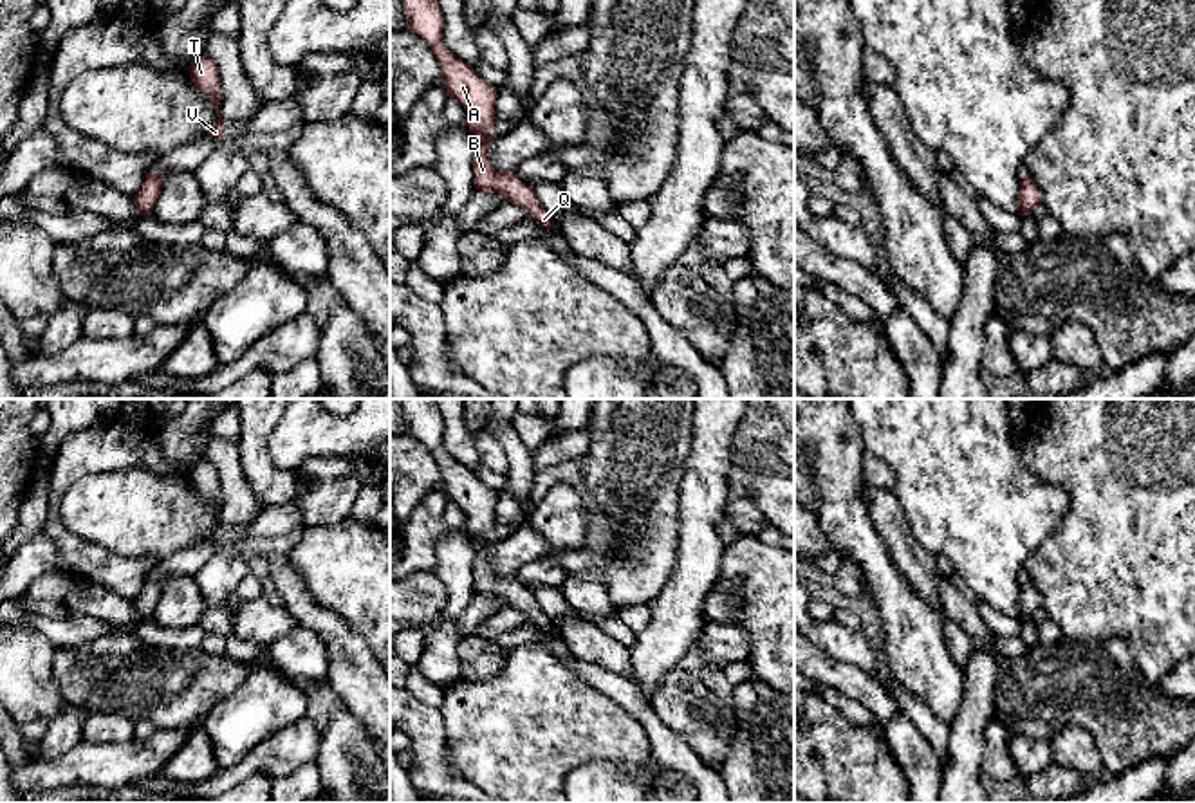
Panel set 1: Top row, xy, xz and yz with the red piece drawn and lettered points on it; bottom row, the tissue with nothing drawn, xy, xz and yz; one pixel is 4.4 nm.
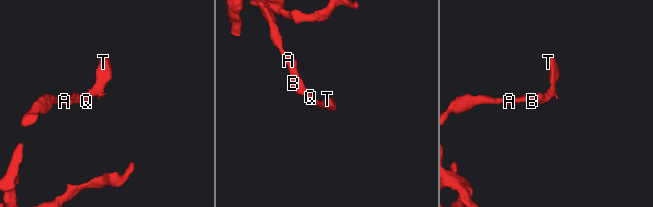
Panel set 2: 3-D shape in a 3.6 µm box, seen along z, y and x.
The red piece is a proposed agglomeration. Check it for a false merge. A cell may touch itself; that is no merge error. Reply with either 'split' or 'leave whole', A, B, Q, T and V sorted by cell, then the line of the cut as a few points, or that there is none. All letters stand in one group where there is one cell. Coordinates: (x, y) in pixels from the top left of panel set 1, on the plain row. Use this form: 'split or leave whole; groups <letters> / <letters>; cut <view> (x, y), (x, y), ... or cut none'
leave whole; groups A B Q T V; cut none

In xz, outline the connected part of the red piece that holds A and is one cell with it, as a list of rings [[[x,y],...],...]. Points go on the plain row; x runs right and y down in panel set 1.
[[[401,399],[410,435],[421,440],[433,455],[446,496],[466,514],[466,531],[475,547],[473,581],[475,594],[498,597],[505,606],[523,612],[538,630],[551,635],[554,624],[540,608],[534,594],[522,586],[514,576],[496,576],[489,567],[489,550],[496,543],[489,534],[495,529],[496,493],[478,482],[475,473],[457,462],[442,444],[444,420],[435,399]]]

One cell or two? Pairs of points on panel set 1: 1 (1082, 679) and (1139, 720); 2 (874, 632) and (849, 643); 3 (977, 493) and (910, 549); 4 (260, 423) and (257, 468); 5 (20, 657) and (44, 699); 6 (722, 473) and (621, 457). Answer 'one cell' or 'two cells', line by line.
1: one cell
2: two cells
3: two cells
4: one cell
5: one cell
6: two cells

